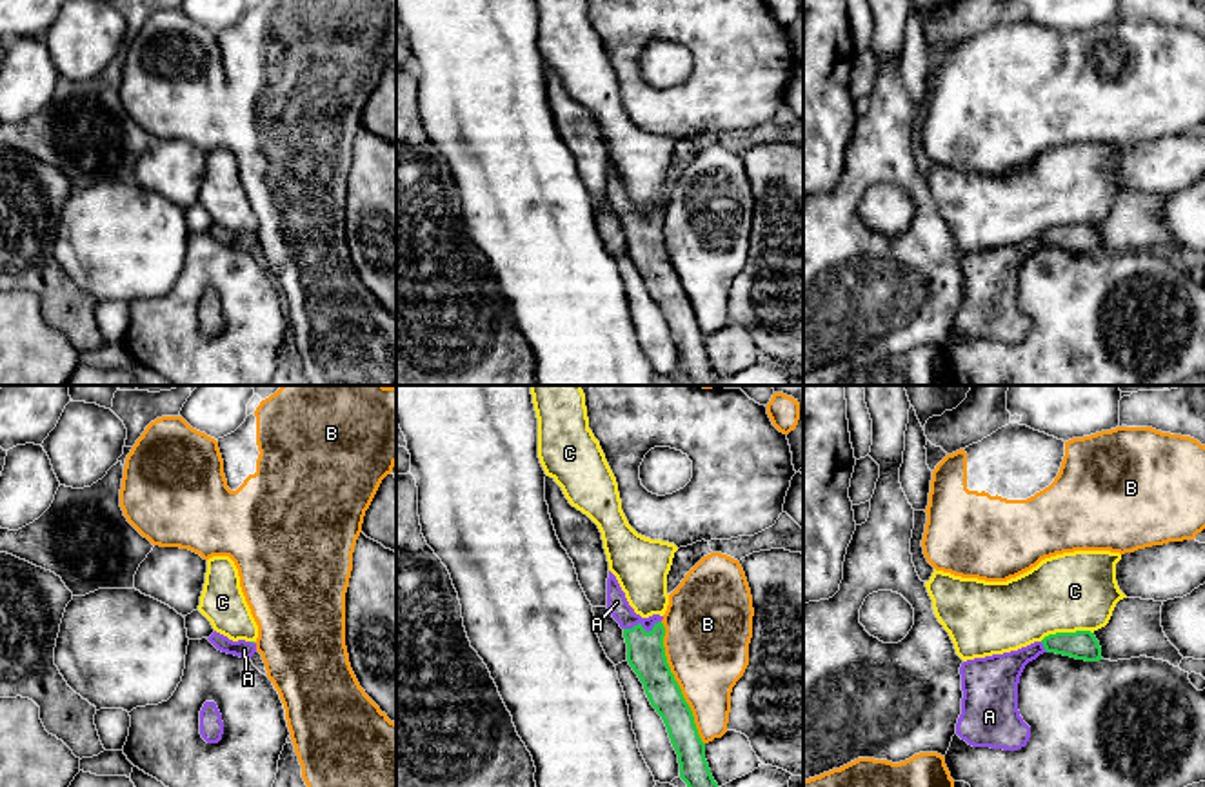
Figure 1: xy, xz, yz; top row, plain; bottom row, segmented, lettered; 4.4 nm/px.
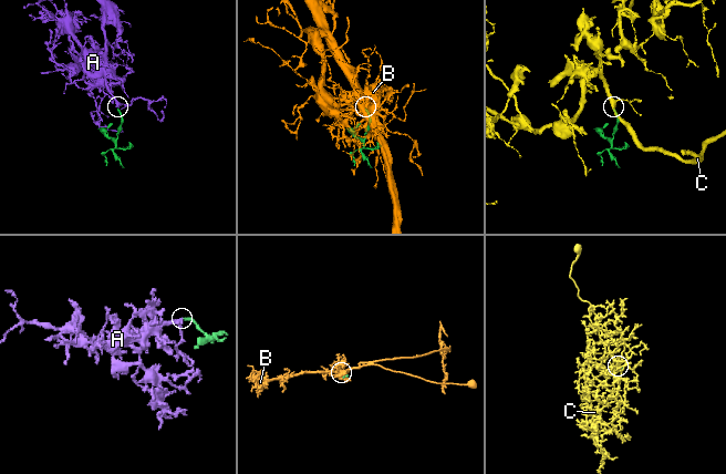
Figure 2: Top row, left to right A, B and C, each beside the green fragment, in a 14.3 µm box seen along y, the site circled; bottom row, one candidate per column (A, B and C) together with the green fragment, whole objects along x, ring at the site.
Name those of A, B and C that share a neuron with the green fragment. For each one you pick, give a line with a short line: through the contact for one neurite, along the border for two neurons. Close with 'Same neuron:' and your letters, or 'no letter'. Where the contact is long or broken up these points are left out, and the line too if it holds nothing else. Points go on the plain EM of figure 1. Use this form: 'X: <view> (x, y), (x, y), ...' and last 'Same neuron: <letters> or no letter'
A: xz (646, 246), (642, 220), (617, 195)
Same neuron: A

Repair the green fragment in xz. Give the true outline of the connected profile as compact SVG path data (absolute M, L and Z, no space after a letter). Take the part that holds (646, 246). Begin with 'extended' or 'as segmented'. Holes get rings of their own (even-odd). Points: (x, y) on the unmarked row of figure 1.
extended; M611 164L607 202L623 222L629 258L638 267L651 298L667 320L678 347L680 371L687 376L689 385L718 385L720 380L705 353L705 336L698 327L692 304L667 256L663 209L642 211L636 207Z

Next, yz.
extended; M1090 224L1056 225L1018 244L967 253L961 267L961 307L956 327L972 340L1018 344L1031 320L1018 304L1018 276L1025 258L1043 245L1098 254L1101 240Z

